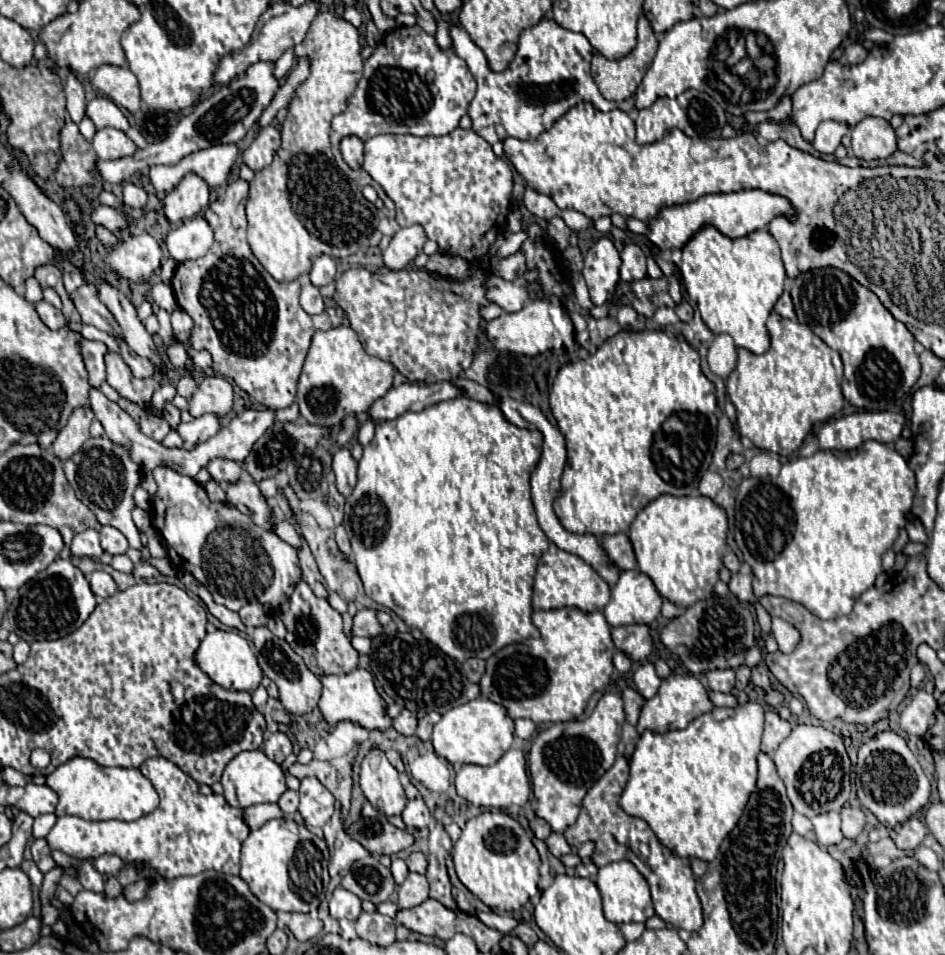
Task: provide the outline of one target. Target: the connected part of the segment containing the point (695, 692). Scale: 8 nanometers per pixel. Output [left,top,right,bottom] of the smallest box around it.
[636,675,714,735]

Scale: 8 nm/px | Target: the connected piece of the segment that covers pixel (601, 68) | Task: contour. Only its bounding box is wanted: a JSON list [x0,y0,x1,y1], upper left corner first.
[592,15,658,101]

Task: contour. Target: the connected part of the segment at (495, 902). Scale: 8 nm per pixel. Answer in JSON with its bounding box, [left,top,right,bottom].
[452,811,540,911]

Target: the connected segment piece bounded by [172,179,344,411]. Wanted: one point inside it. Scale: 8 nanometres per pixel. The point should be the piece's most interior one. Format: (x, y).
(253, 325)

